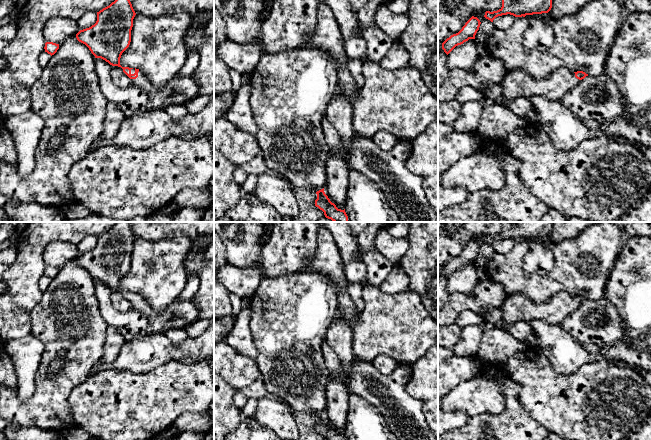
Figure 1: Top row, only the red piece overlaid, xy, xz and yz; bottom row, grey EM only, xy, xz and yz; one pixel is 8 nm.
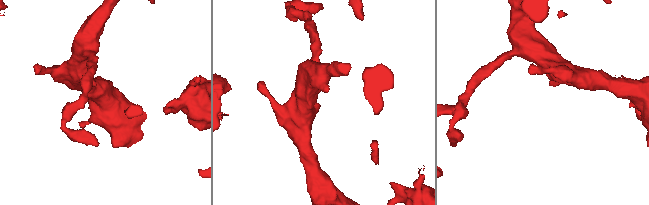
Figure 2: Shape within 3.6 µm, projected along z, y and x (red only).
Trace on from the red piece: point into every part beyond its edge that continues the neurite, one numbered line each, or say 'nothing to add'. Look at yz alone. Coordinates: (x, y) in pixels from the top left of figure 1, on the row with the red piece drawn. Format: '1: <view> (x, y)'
1: yz (517, 83)

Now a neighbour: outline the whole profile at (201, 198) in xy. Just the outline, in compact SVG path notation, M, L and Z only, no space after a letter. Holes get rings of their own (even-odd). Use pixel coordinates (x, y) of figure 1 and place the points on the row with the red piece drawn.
M209 186L202 188L186 188L181 190L174 198L174 202L180 207L197 207L205 210L214 200Z

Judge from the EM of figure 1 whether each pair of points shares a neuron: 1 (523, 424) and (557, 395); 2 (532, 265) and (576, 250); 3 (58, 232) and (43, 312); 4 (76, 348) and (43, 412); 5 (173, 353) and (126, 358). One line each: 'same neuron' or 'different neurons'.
1: different neurons
2: different neurons
3: different neurons
4: same neuron
5: same neuron

